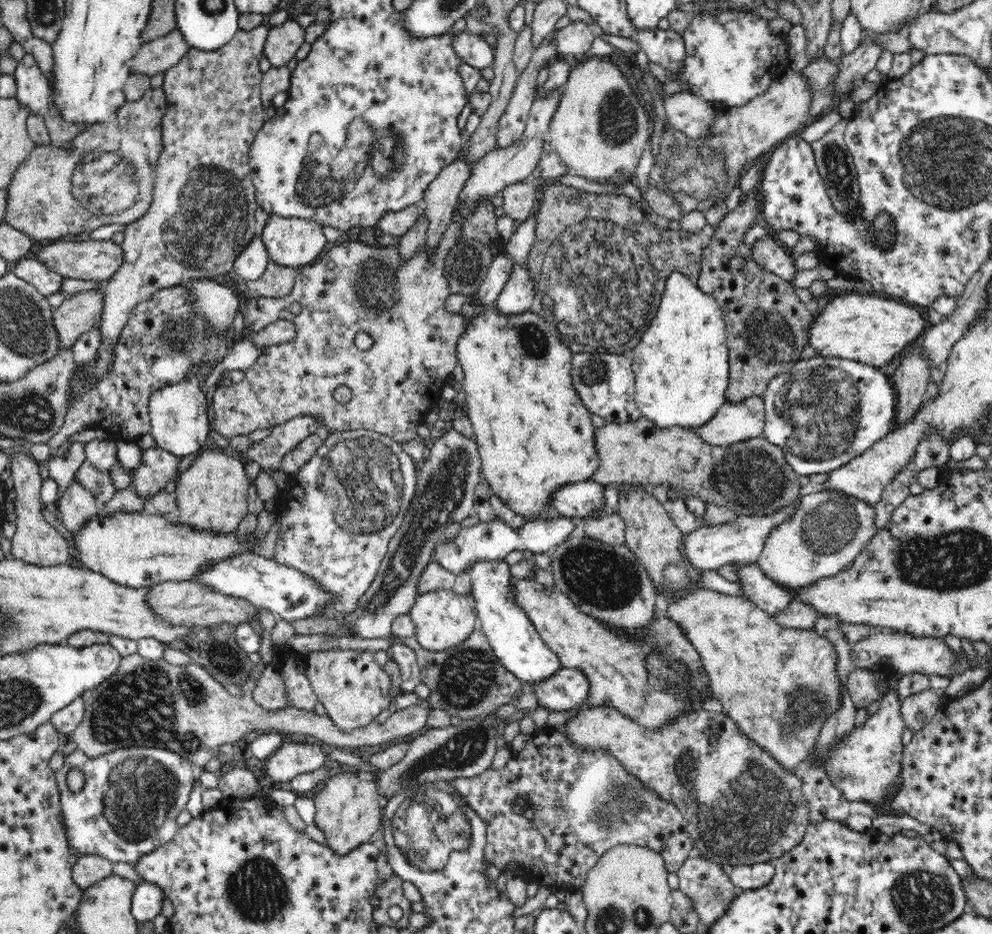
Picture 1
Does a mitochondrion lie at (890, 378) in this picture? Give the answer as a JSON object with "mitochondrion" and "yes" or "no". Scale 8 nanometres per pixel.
{"mitochondrion":"no"}

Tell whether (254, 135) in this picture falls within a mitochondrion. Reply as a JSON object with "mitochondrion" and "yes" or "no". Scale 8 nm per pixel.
{"mitochondrion":"no"}

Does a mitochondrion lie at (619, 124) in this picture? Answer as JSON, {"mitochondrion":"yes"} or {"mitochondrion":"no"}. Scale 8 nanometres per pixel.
{"mitochondrion":"yes"}

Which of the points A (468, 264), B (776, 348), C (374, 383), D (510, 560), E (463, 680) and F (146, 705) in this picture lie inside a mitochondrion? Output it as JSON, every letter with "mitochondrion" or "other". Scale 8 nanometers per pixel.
{"A":"mitochondrion","B":"mitochondrion","C":"other","D":"other","E":"mitochondrion","F":"mitochondrion"}

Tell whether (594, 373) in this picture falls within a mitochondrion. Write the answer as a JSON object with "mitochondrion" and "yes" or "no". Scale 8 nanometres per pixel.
{"mitochondrion":"yes"}

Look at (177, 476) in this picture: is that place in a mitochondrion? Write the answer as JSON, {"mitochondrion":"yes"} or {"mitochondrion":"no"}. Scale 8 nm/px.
{"mitochondrion":"no"}

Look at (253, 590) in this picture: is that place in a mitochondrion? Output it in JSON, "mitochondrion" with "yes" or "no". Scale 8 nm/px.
{"mitochondrion":"no"}

